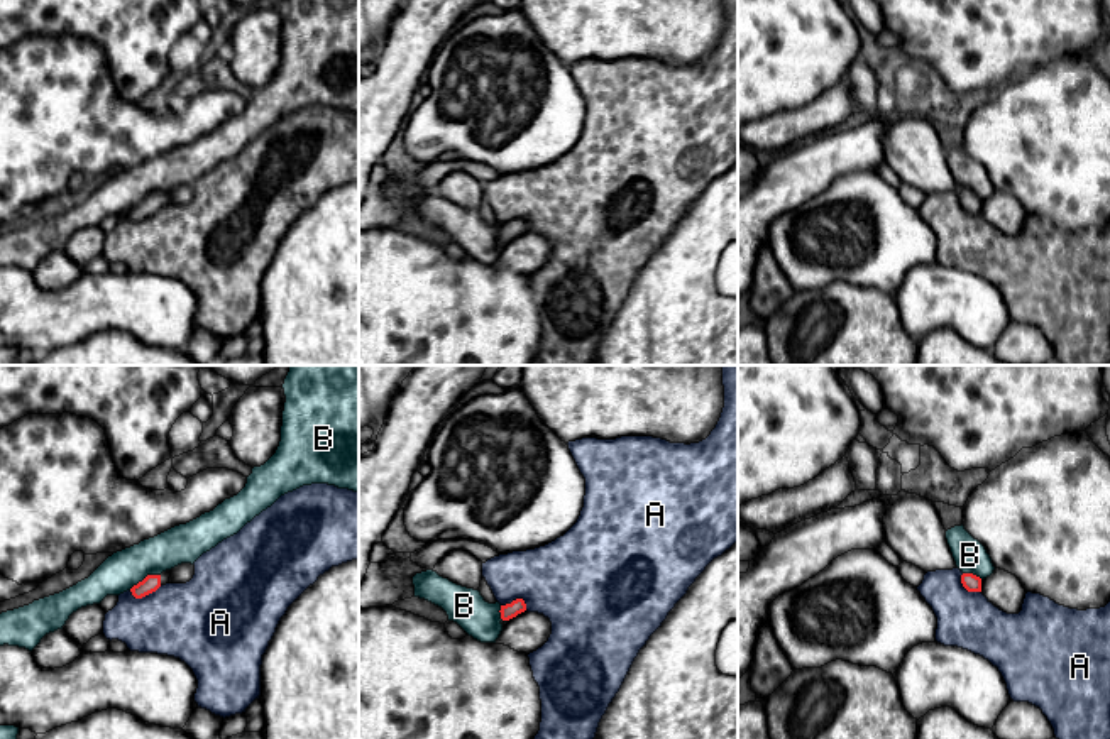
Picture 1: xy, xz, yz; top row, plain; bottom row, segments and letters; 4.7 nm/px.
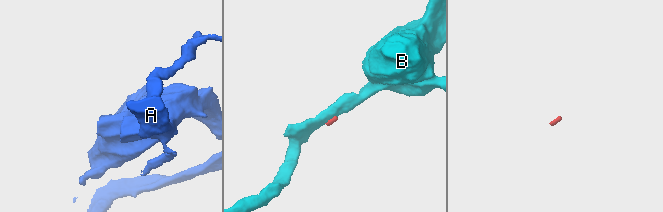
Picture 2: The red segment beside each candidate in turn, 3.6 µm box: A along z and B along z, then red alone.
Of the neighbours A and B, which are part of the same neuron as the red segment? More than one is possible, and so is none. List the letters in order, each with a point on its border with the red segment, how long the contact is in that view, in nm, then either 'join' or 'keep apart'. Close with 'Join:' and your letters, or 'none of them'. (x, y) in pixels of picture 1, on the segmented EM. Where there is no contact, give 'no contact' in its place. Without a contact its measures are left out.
A: xy (144, 596) | 160 nm | keep apart
B: xy (146, 577) | 170 nm | keep apart
Join: none of them

